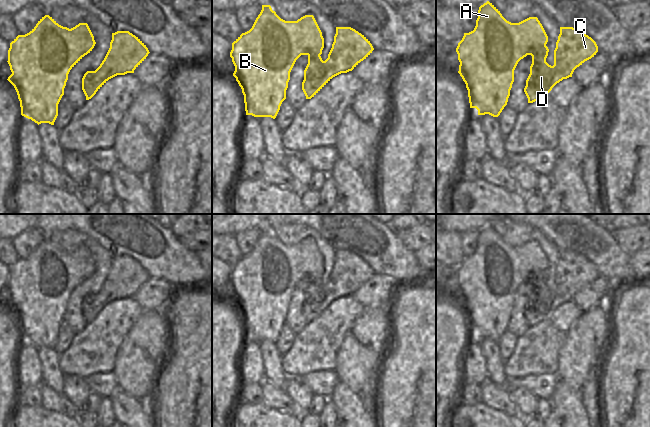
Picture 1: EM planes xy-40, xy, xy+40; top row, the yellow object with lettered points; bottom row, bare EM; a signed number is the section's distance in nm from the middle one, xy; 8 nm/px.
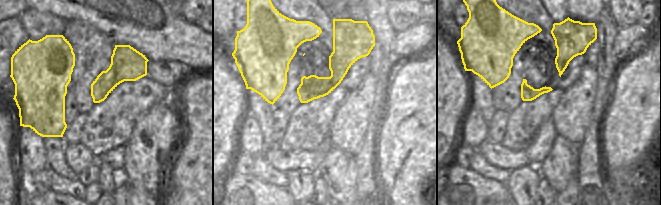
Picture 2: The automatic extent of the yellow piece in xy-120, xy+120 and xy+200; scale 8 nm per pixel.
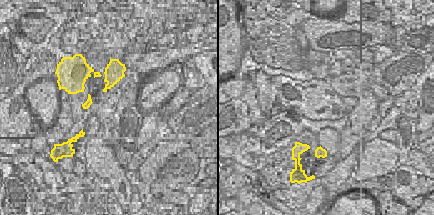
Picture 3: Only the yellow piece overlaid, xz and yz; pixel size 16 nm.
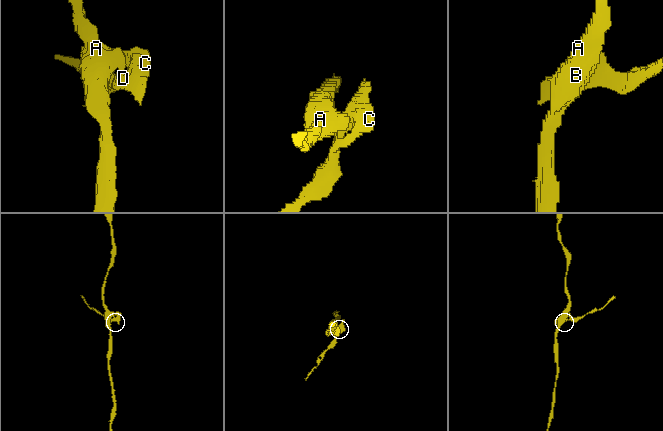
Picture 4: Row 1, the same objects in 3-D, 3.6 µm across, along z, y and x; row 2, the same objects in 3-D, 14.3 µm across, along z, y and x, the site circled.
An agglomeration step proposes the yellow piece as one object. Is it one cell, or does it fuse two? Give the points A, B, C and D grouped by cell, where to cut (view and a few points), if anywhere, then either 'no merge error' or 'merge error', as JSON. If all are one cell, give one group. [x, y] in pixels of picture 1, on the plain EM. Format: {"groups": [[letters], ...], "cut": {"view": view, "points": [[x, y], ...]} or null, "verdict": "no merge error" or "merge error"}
{"groups": [["A", "B"], ["C", "D"]], "cut": {"view": "xy+40", "points": [[532, 280], [542, 280], [545, 283]]}, "verdict": "merge error"}

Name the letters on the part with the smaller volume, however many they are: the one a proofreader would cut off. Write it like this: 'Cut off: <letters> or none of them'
Cut off: C, D.

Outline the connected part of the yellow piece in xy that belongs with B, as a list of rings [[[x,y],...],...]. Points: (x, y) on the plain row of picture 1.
[[[262,229],[252,252],[232,267],[230,276],[235,290],[233,300],[242,313],[246,339],[275,343],[286,323],[290,296],[296,284],[301,279],[321,279],[323,272],[324,262],[313,239],[285,245],[270,229]]]

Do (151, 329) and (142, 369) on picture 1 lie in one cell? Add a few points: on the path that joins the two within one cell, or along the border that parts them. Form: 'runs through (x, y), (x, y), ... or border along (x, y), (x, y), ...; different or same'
runs through (140, 340), (131, 344), (137, 358); same

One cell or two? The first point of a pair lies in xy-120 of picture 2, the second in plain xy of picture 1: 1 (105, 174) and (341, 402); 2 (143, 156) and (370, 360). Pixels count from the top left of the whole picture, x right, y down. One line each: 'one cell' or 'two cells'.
1: two cells
2: one cell

